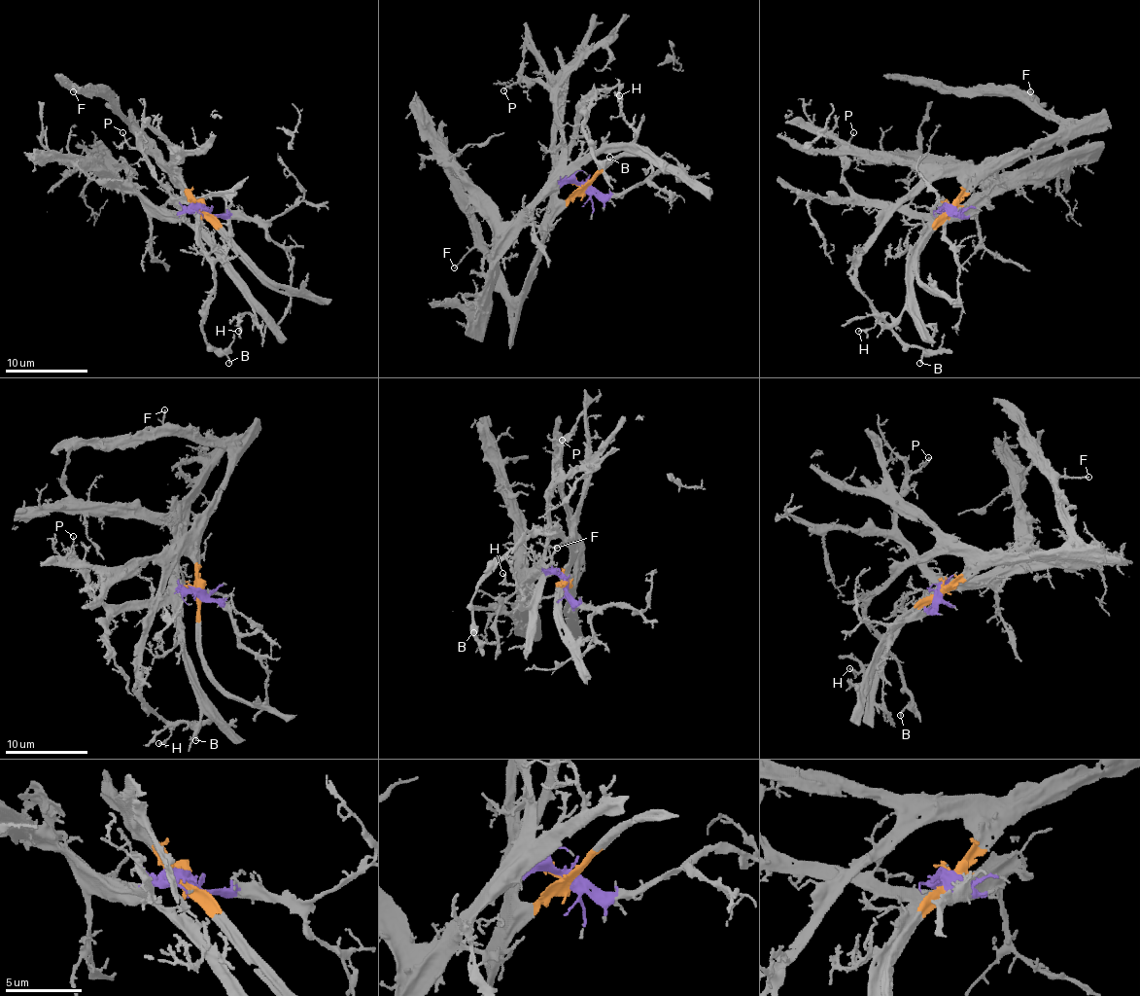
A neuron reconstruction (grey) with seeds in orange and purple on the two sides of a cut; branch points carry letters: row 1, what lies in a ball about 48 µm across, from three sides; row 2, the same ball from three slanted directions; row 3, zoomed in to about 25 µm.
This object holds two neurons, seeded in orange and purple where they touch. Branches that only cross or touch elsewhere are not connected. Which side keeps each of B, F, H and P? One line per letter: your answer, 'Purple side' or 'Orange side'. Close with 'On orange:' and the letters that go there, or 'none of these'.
B: Orange side
F: Orange side
H: Purple side
P: Purple side
On orange: B, F

